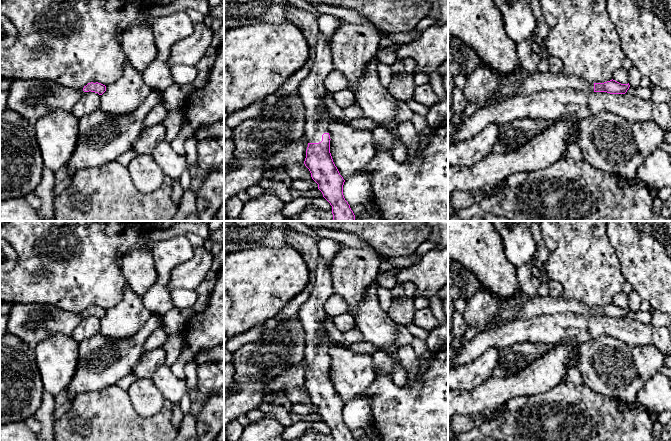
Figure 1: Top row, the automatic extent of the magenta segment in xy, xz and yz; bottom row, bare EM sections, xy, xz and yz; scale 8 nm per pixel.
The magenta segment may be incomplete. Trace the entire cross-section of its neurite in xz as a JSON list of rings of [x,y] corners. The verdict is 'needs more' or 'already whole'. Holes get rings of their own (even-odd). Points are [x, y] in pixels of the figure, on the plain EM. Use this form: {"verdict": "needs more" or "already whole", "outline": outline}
{"verdict": "needs more", "outline": [[[320,256],[314,269],[315,285],[298,316],[305,330],[305,358],[308,363],[305,390],[318,408],[323,421],[332,430],[333,441],[355,441],[343,419],[345,404],[335,390],[330,377],[329,346],[331,339],[318,345],[315,341],[327,314],[325,301],[334,294],[330,265]]]}

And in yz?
{"verdict": "needs more", "outline": [[[536,296],[531,300],[523,298],[517,319],[528,319],[539,315],[553,315],[557,313],[572,312],[587,316],[607,316],[610,318],[625,318],[630,309],[621,308],[615,304],[604,307],[589,307],[586,304],[568,300],[564,296],[558,298]]]}

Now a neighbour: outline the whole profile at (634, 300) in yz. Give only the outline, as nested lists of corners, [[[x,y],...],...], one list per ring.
[[[635,290],[628,294],[628,307],[631,311],[640,311],[640,304],[642,301],[642,298]]]

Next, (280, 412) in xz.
[[[262,401],[259,408],[265,414],[277,418],[284,428],[294,424],[291,420],[289,410],[282,405],[273,406],[272,404]]]

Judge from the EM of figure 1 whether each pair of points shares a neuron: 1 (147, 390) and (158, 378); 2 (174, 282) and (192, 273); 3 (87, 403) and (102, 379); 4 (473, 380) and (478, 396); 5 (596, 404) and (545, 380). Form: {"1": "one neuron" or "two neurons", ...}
{"1": "two neurons", "2": "one neuron", "3": "two neurons", "4": "two neurons", "5": "two neurons"}

